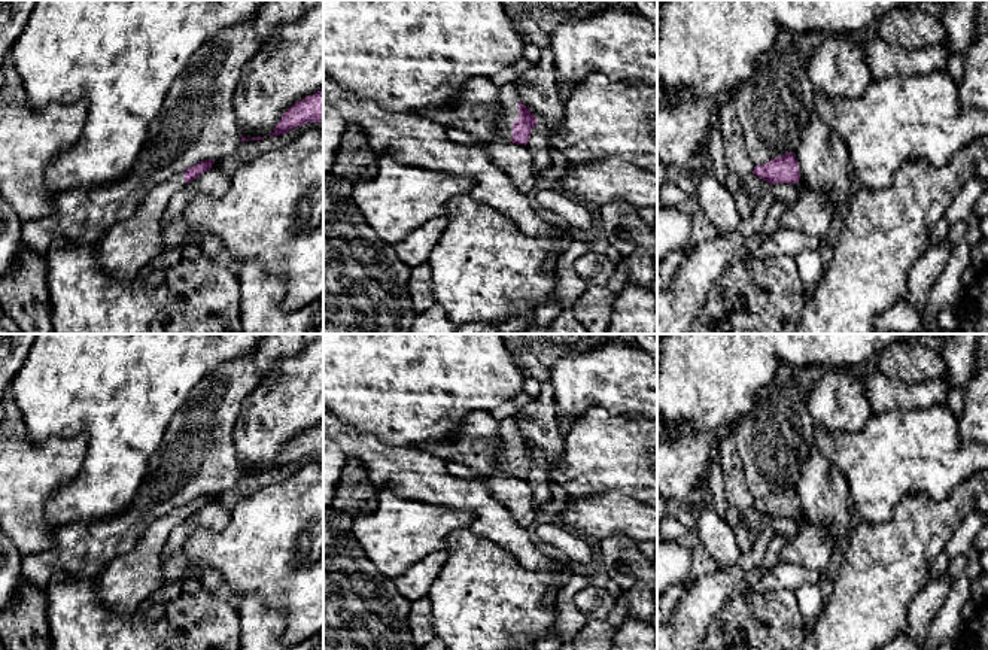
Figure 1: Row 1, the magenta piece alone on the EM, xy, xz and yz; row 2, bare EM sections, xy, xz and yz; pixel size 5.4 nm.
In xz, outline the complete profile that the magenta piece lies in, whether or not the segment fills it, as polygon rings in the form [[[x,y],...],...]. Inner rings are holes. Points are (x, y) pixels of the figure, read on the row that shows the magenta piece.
[[[513,83],[499,86],[501,121],[496,124],[496,136],[516,145],[528,145],[533,127],[538,127],[535,115],[520,101]]]

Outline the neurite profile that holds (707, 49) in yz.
[[[665,0],[660,3],[657,28],[657,161],[675,173],[697,180],[712,170],[709,157],[709,121],[714,112],[736,97],[754,75],[757,60],[776,42],[779,27],[788,31],[823,31],[858,36],[888,12],[905,7],[909,0]]]

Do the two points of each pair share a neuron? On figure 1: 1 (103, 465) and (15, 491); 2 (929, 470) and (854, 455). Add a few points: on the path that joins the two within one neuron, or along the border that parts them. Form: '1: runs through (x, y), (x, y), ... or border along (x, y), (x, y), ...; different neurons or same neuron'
1: border along (87, 439), (87, 453), (82, 467), (51, 495); different neurons
2: runs through (911, 456), (872, 456); same neuron

